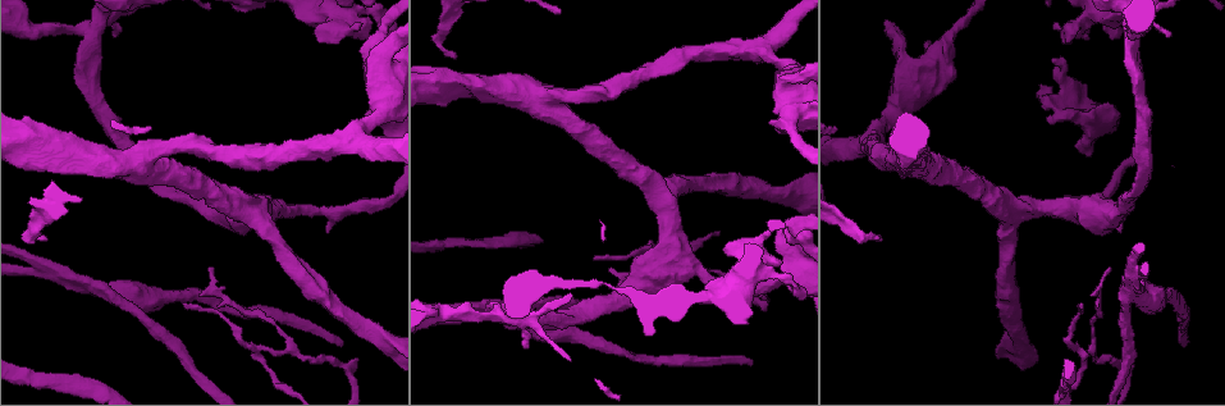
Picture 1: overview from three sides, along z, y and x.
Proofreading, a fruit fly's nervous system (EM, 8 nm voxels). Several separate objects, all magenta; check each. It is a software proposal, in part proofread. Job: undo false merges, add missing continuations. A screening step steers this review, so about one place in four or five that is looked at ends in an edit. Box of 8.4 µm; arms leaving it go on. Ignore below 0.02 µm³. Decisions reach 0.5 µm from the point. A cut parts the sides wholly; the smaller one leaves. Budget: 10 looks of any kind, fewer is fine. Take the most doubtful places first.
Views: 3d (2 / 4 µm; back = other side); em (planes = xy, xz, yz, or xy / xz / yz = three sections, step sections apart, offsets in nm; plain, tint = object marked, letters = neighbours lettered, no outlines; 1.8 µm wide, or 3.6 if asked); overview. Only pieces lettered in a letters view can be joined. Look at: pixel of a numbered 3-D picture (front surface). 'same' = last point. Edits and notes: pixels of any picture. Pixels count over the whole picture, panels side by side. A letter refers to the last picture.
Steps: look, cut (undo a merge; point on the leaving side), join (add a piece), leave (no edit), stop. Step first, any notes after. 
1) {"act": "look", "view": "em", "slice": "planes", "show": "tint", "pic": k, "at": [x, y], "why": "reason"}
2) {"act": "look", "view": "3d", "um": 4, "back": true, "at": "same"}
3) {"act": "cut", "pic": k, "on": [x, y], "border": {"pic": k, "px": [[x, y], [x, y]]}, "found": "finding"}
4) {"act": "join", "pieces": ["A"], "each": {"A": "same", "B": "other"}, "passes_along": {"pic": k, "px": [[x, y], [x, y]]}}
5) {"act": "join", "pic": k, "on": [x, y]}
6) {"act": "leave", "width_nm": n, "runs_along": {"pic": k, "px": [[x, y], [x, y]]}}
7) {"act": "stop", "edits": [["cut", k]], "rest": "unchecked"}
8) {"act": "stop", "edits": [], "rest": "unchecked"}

{"act": "look", "view": "em", "slice": "planes", "show": "plain", "pic": 1, "at": [787, 229], "why": "free end"}

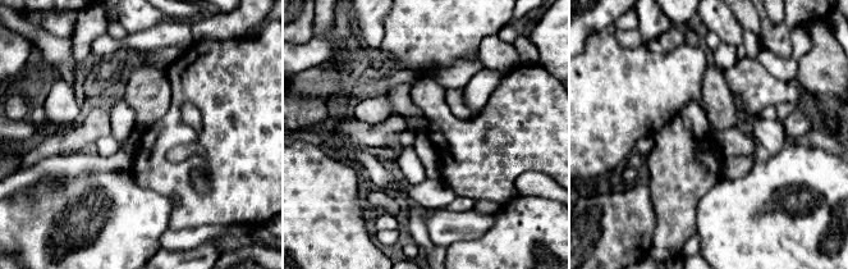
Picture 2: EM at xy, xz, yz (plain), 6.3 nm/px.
{"act": "look", "view": "em", "slice": "planes", "show": "letters", "at": "same", "why": "what lies round it"}

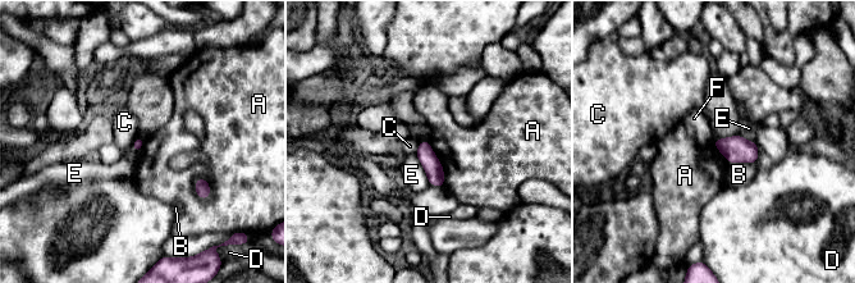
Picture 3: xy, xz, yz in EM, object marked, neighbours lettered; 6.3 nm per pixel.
{"act": "leave", "each": {"A": "other", "B": "other", "C": "other", "D": "other", "E": "other", "F": "other"}, "border": {"pic": 3, "px": [[200, 176], [195, 192], [205, 201]]}, "found": "no lettered piece goes on from it"}

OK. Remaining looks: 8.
{"act": "look", "view": "3d", "um": 4, "pic": 1, "at": [75, 278], "why": "two arms at a narrow angle"}

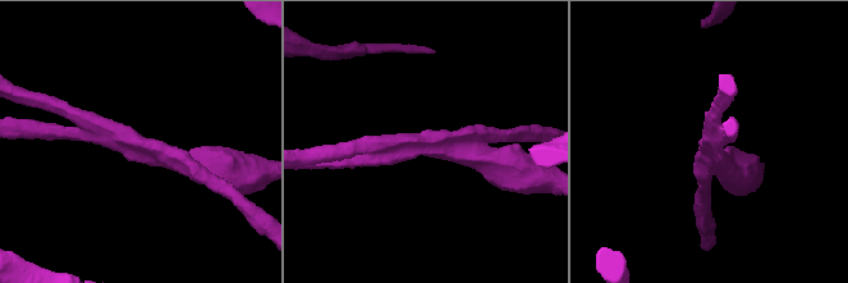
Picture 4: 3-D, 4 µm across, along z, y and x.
{"act": "look", "view": "em", "slice": "planes", "show": "letters", "pic": 4, "at": [135, 147]}

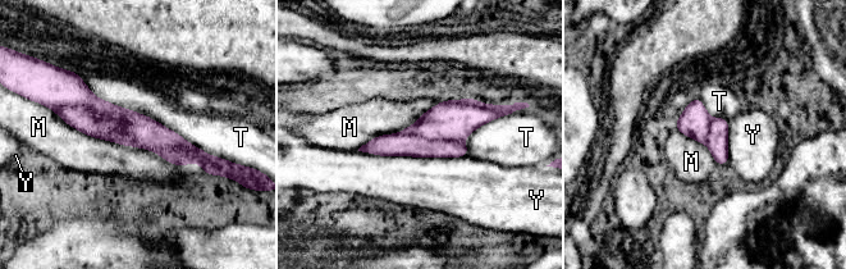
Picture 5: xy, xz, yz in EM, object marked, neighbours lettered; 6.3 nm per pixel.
{"act": "cut", "pic": 5, "on": [149, 133], "each": {"M": "other", "T": "other", "Y": "other"}, "found": "a second neuron is stuck on"}

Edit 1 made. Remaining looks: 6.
{"act": "look", "view": "em", "slice": "xz", "step": 4, "show": "letters", "pic": 1, "at": [453, 55], "why": "branch stops here"}

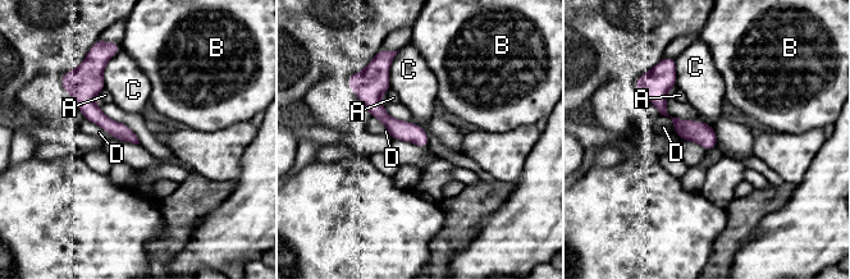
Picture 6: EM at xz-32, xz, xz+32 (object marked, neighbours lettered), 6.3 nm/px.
{"act": "look", "view": "em", "slice": "planes", "show": "letters", "at": "same"}

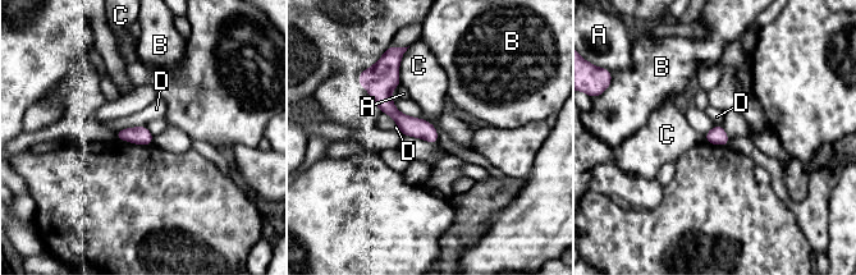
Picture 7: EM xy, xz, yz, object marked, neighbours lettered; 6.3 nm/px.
{"act": "leave", "width_nm": 110, "each": {"A": "other", "B": "other", "C": "other", "D": "other"}, "border": {"pic": 7, "px": [[145, 124], [126, 127], [114, 133]]}, "found": "none of them fits"}

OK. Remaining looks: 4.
{"act": "look", "view": "3d", "um": 2, "pic": 1, "at": [510, 306], "why": "arms run side by side"}

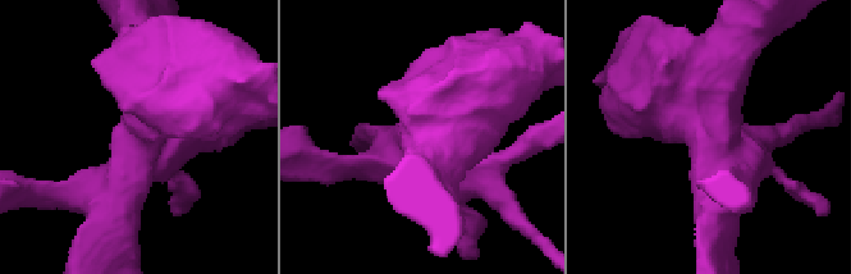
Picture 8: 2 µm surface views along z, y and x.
{"act": "look", "view": "em", "slice": "xz", "step": 4, "show": "letters", "pic": 8, "at": [134, 167]}

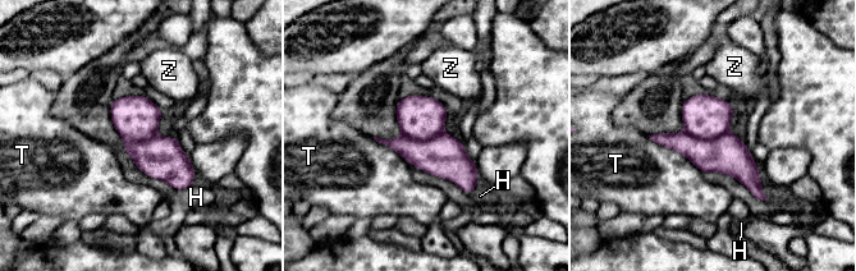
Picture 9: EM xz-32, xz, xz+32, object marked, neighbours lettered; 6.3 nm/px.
{"act": "look", "view": "em", "slice": "planes", "show": "letters", "at": "same"}

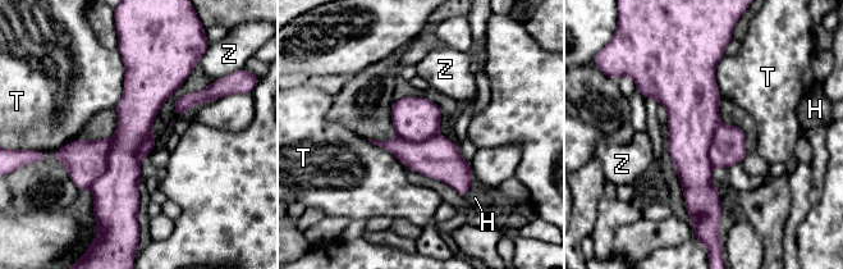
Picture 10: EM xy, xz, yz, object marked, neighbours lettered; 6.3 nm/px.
{"act": "cut", "pic": 10, "on": [86, 160], "each": {"H": "other", "T": "other", "Z": "other"}, "found": "a second neuron is stuck on"}

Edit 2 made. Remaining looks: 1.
{"act": "stop", "edits": [["cut", 5], ["cut", 10]], "rest": "unchecked"}

